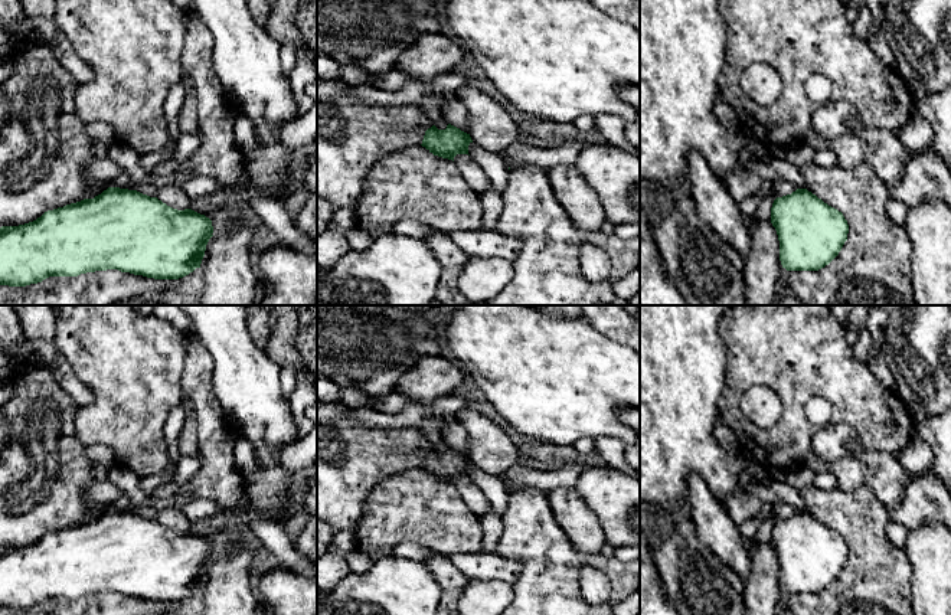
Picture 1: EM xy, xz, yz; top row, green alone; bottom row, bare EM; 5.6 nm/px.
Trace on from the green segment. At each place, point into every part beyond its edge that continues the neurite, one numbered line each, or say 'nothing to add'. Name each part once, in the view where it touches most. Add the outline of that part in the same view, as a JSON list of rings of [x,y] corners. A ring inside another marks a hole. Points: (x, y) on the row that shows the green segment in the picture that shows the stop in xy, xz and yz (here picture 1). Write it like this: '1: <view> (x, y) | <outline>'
nothing to add

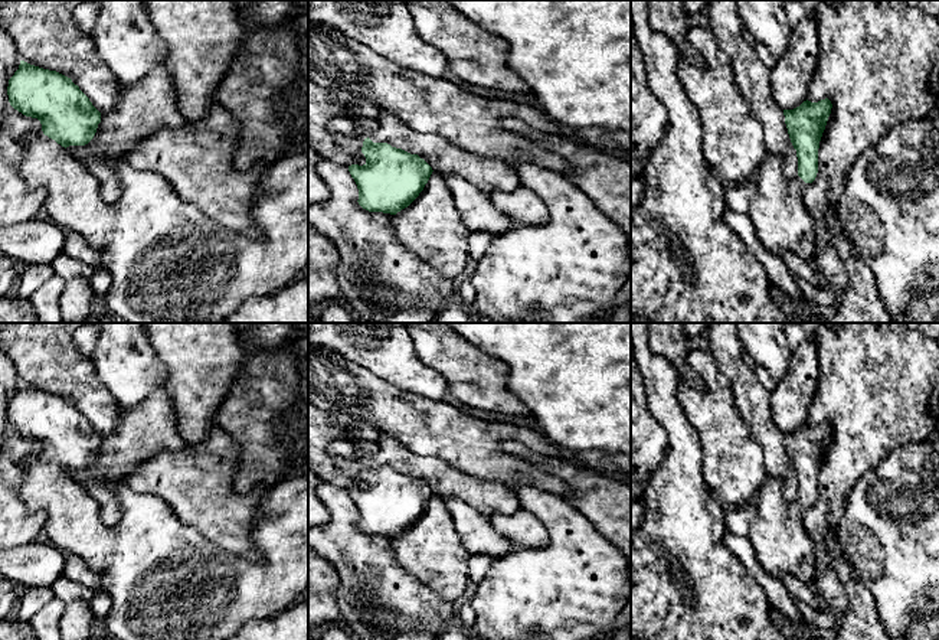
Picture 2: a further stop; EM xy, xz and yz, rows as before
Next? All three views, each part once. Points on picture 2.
1: xy (170, 263) | [[[30,133],[24,138],[26,153],[20,164],[20,173],[29,187],[43,189],[46,193],[45,208],[48,209],[52,221],[63,232],[76,232],[86,239],[92,249],[95,249],[104,267],[111,272],[112,283],[105,297],[109,307],[109,314],[118,323],[220,323],[223,319],[230,317],[246,300],[272,295],[281,288],[287,287],[295,277],[308,267],[308,151],[291,153],[281,157],[277,163],[261,170],[258,180],[258,192],[255,202],[251,208],[251,218],[258,229],[262,232],[261,239],[255,238],[230,238],[228,231],[210,219],[196,206],[183,202],[173,190],[170,183],[160,174],[137,170],[125,160],[112,160],[109,166],[118,180],[120,197],[115,203],[108,203],[102,197],[104,185],[92,169],[81,159],[71,154],[65,147],[45,134]]]

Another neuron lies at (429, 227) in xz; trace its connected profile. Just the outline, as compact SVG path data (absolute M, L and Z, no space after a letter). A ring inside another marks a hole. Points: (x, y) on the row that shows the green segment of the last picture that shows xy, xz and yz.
M432 172L419 196L393 215L400 244L436 272L457 280L468 264L470 231L462 223L444 174Z

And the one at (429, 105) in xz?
M308 19L308 78L330 89L349 89L373 102L380 111L396 114L406 125L421 134L436 134L472 154L500 159L517 170L529 163L556 173L569 173L566 159L547 153L537 143L523 138L503 127L507 117L523 120L536 130L560 131L560 125L550 120L543 110L508 101L480 97L461 89L457 84L442 78L428 76L403 68L376 53L344 33L318 25Z

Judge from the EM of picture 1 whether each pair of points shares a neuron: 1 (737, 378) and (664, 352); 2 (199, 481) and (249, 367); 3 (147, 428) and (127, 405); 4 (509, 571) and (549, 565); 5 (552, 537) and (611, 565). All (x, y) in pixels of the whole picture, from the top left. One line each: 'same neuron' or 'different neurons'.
1: different neurons
2: different neurons
3: same neuron
4: different neurons
5: same neuron

